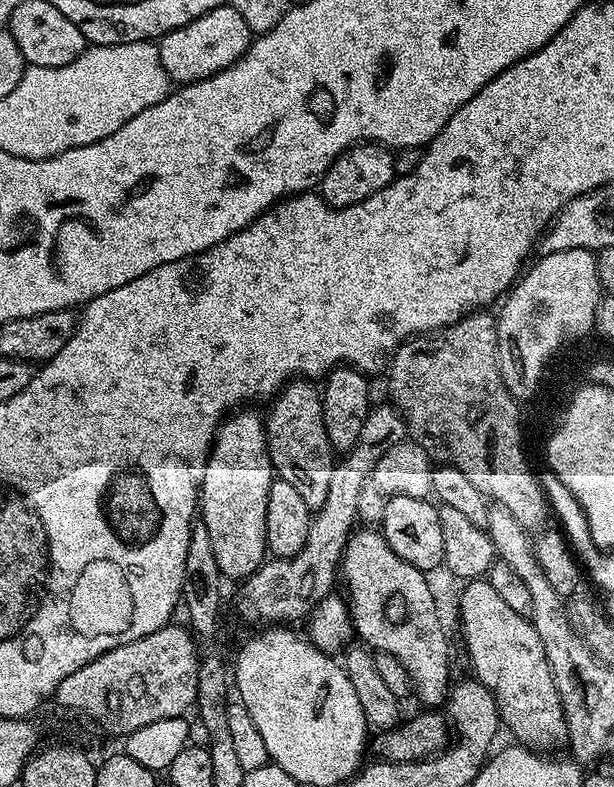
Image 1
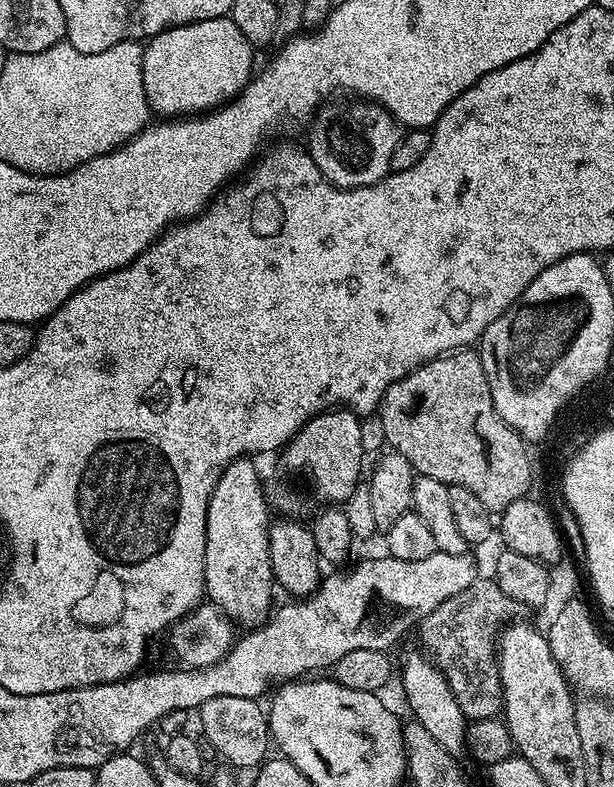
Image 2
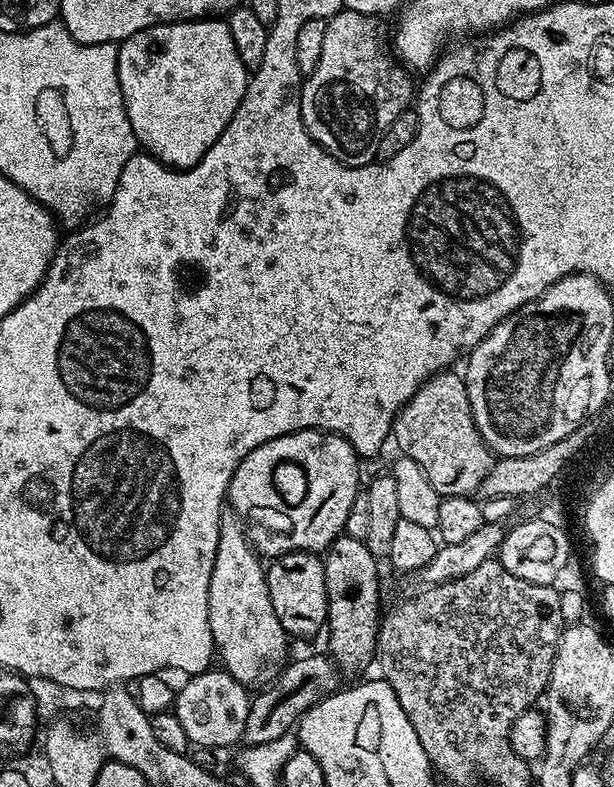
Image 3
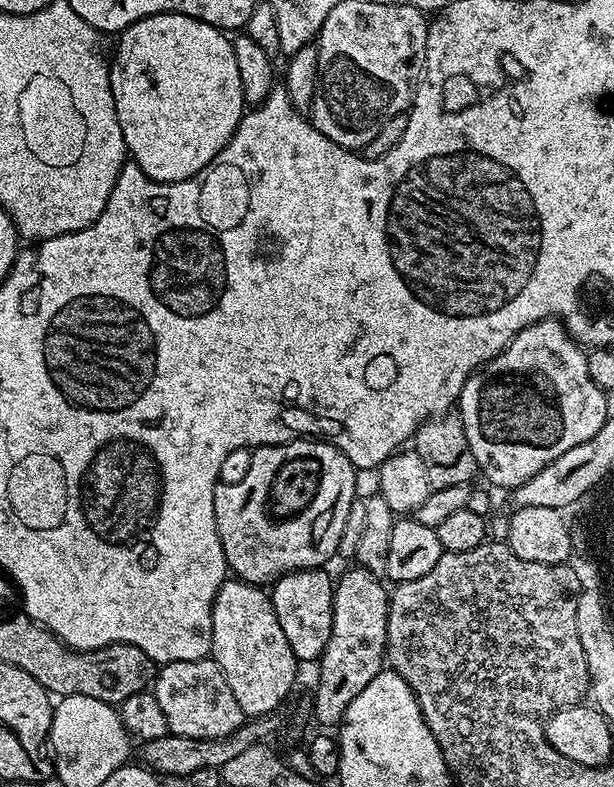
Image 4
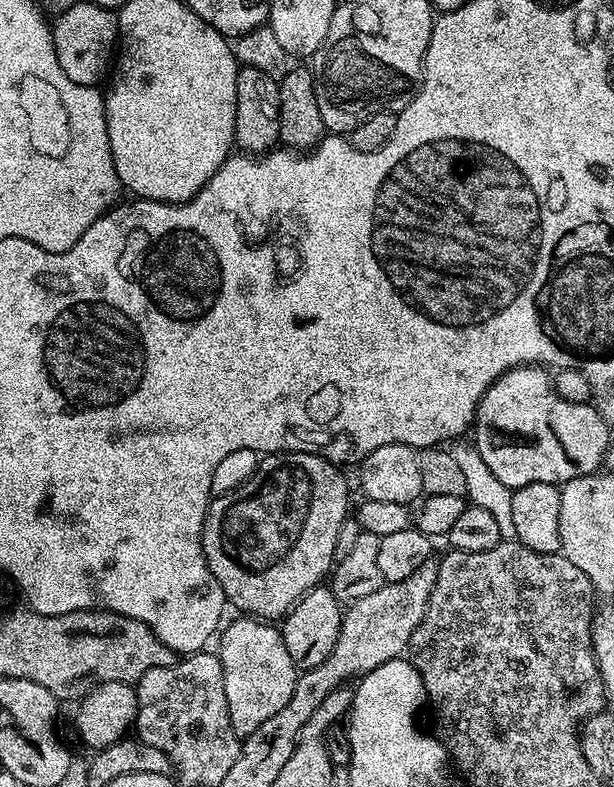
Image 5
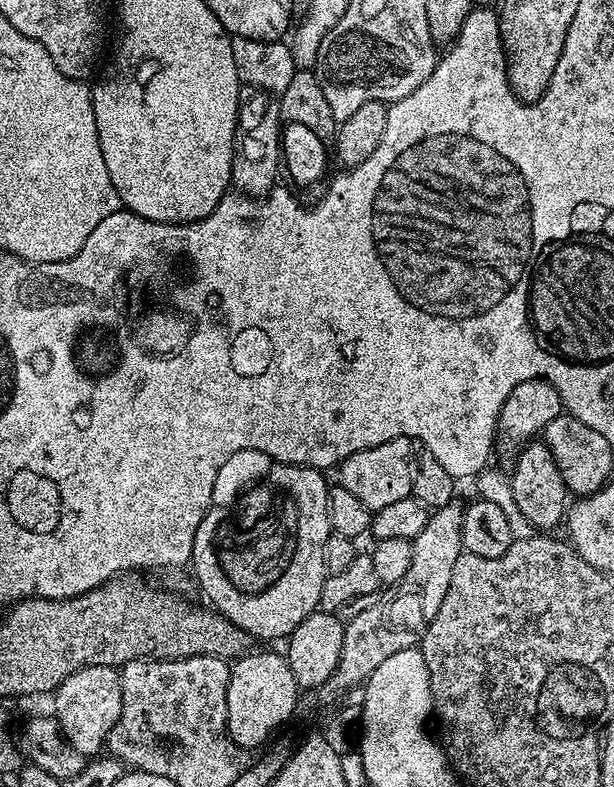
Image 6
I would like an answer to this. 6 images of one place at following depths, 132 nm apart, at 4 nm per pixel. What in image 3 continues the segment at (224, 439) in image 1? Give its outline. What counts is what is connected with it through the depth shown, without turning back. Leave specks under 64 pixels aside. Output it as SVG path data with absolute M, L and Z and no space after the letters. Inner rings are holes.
M228 510L220 517L220 537L218 550L214 558L214 570L210 574L210 590L208 591L208 621L210 634L218 660L223 671L230 673L239 684L249 690L267 686L279 676L284 665L289 663L288 643L290 637L284 631L282 622L278 622L278 614L274 614L274 602L270 602L268 577L265 565L255 548L248 540L248 533L237 513Z

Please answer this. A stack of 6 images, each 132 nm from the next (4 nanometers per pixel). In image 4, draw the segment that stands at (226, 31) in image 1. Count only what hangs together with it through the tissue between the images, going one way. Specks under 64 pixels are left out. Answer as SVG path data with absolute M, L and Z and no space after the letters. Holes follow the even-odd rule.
M177 12L147 16L119 33L120 45L116 48L116 57L111 57L108 69L110 86L114 94L114 106L118 110L118 126L122 126L124 146L130 153L131 163L138 165L142 174L146 174L154 182L173 184L201 172L224 149L226 142L232 140L232 135L236 133L236 127L244 117L246 105L242 94L242 78L238 78L238 62L234 62L232 40L224 36L227 35L221 29L210 26L205 20L190 18L186 14L178 14Z

